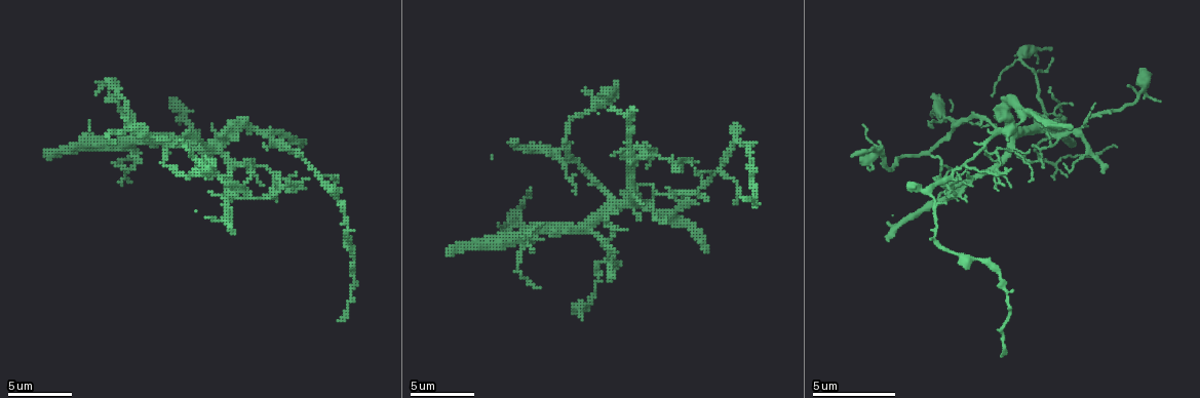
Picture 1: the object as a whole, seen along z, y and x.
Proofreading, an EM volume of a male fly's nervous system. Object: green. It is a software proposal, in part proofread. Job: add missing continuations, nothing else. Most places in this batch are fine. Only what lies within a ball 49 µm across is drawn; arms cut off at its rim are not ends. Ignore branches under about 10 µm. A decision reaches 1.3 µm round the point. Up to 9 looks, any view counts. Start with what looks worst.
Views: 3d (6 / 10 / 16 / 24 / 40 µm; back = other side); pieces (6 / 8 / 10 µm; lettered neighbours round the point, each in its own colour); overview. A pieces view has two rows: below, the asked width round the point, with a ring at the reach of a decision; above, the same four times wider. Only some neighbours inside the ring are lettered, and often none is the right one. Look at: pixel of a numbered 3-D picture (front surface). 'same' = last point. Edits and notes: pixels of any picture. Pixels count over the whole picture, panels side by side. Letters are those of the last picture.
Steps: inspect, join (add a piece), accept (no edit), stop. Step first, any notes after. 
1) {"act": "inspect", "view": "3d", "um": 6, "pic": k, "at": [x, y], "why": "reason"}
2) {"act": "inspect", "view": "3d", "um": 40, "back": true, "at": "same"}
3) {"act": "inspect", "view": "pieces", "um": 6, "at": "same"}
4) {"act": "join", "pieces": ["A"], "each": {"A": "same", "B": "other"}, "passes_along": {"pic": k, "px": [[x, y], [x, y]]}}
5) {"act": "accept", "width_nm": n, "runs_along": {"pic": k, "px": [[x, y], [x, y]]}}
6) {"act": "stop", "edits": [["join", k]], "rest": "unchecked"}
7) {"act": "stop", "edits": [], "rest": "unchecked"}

{"act": "inspect", "view": "pieces", "um": 6, "pic": 1, "at": [1070, 127], "why": "branch stops here"}

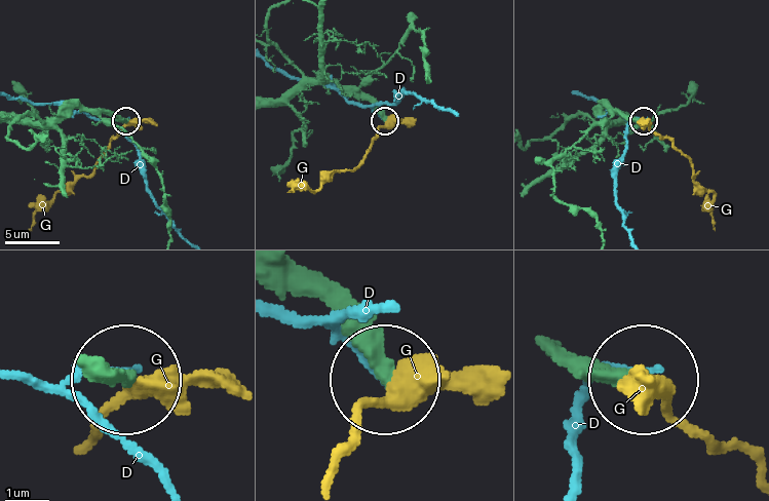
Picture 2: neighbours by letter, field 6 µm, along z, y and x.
{"act": "accept", "each": {"D": "other", "G": "other"}, "runs_along": {"pic": 2, "px": [[296, 275], [381, 371]]}, "found": "no lettered piece goes on from it"}

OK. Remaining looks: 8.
{"act": "inspect", "view": "pieces", "um": 8, "pic": 1, "at": [613, 276], "why": "branch stops here"}

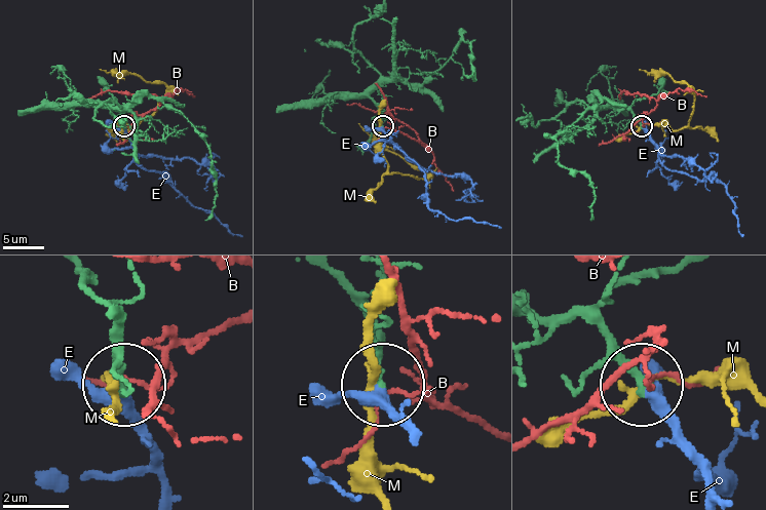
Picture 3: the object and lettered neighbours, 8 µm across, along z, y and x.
{"act": "join", "pieces": ["E"], "each": {"B": "other", "E": "same", "M": "other"}, "passes_along": {"pic": 3, "px": [[378, 331], [378, 390], [406, 417]]}, "found": "it goes on there"}

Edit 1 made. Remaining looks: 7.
{"act": "inspect", "view": "pieces", "um": 6, "pic": 1, "at": [575, 309], "why": "free end"}

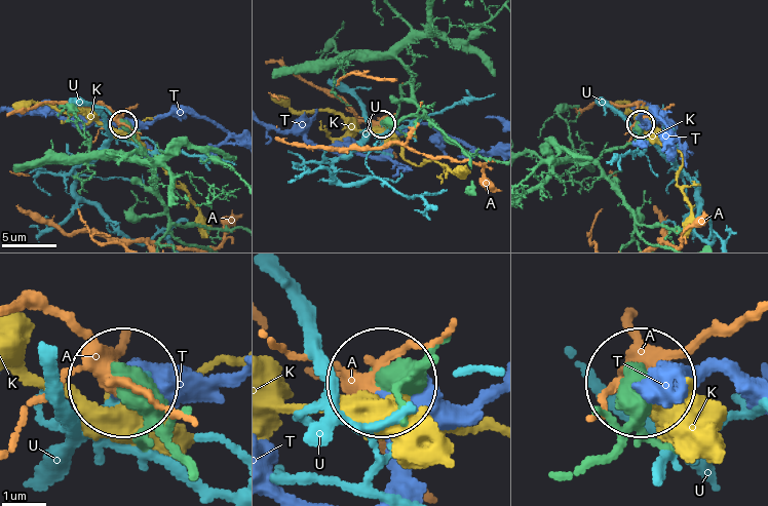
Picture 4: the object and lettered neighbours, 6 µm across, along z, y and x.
{"act": "accept", "each": {"A": "other", "K": "other", "T": "other", "U": "other"}, "runs_along": {"pic": 4, "px": [[188, 465], [129, 391]]}, "found": "none of them fits"}

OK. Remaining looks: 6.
{"act": "inspect", "view": "3d", "um": 6, "pic": 1, "at": [539, 287], "why": "branch stops here"}

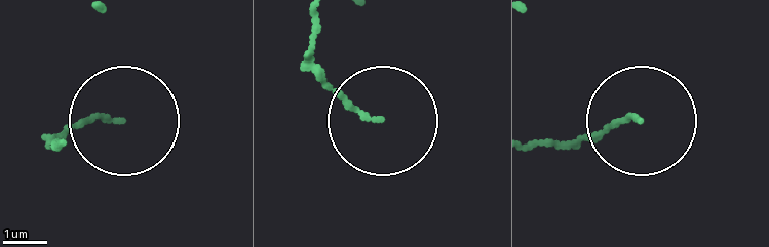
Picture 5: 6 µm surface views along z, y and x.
{"act": "inspect", "view": "pieces", "um": 6, "pic": 5, "at": [117, 123]}

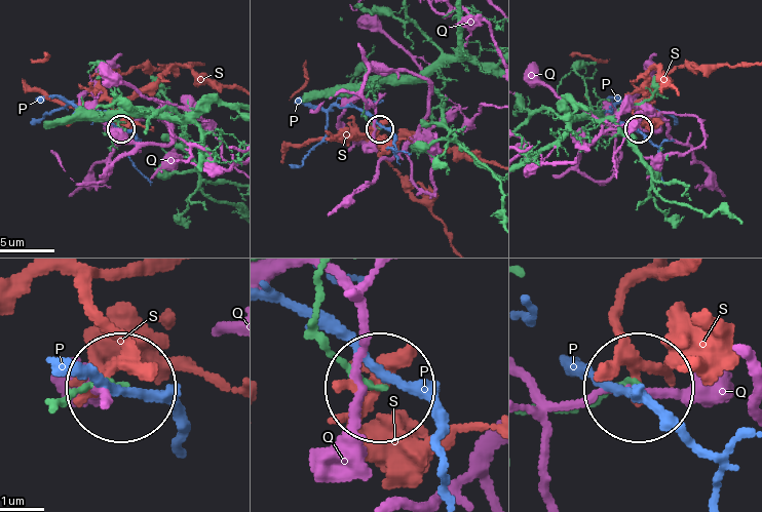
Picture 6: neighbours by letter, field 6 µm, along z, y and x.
{"act": "accept", "each": {"P": "other", "Q": "other", "S": "other"}, "runs_along": {"pic": 6, "px": [[62, 402], [117, 388]]}, "found": "none of them fits"}

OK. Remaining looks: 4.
{"act": "stop", "edits": [["join", 3]], "rest": "unchecked"}

